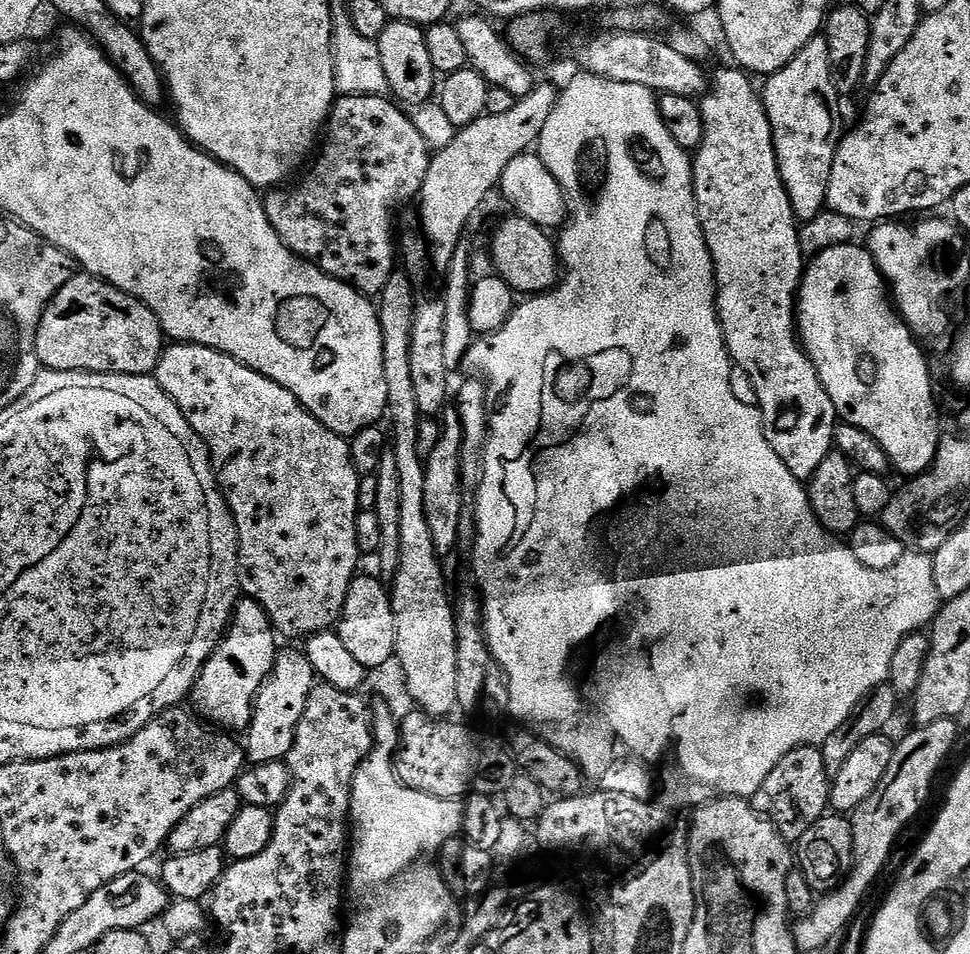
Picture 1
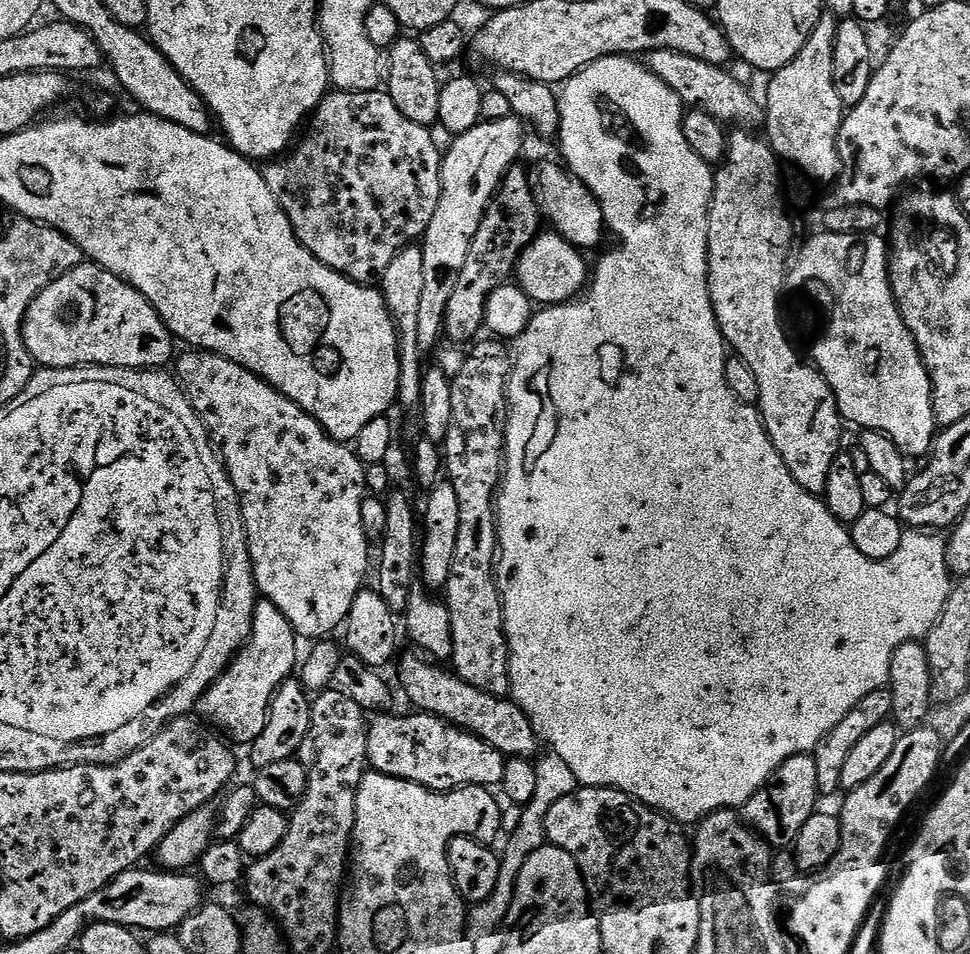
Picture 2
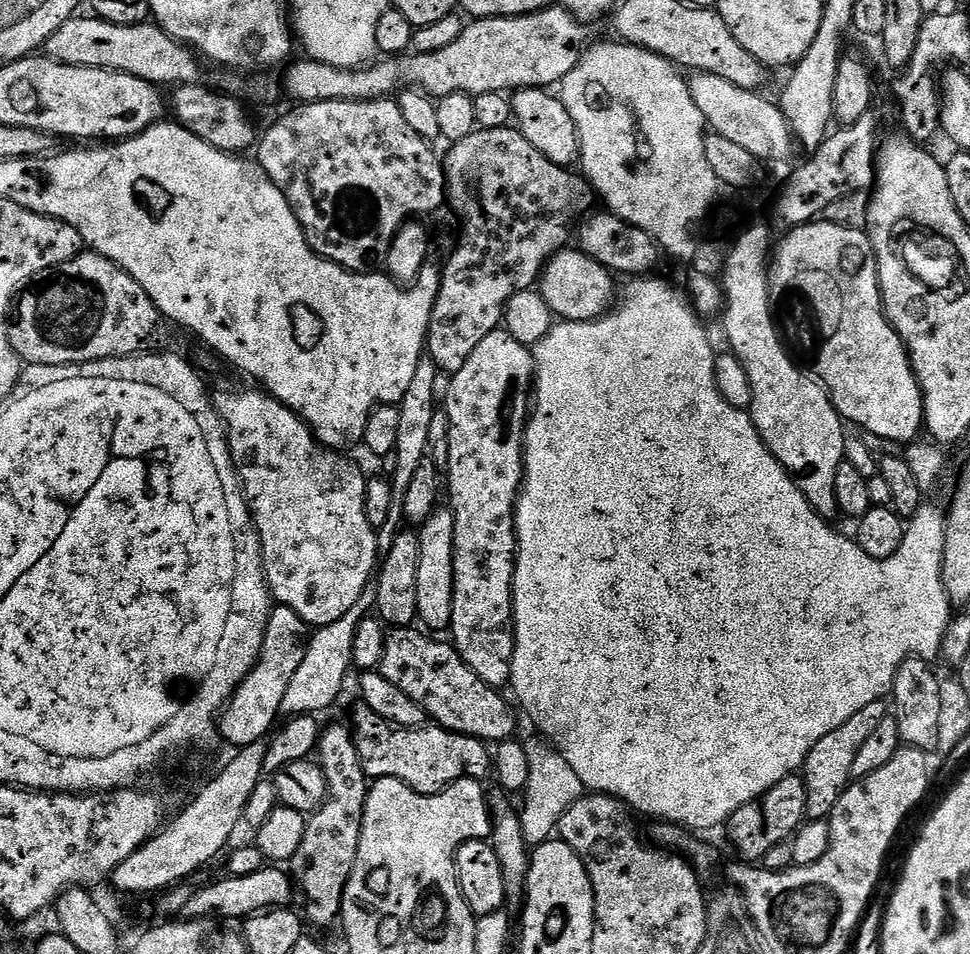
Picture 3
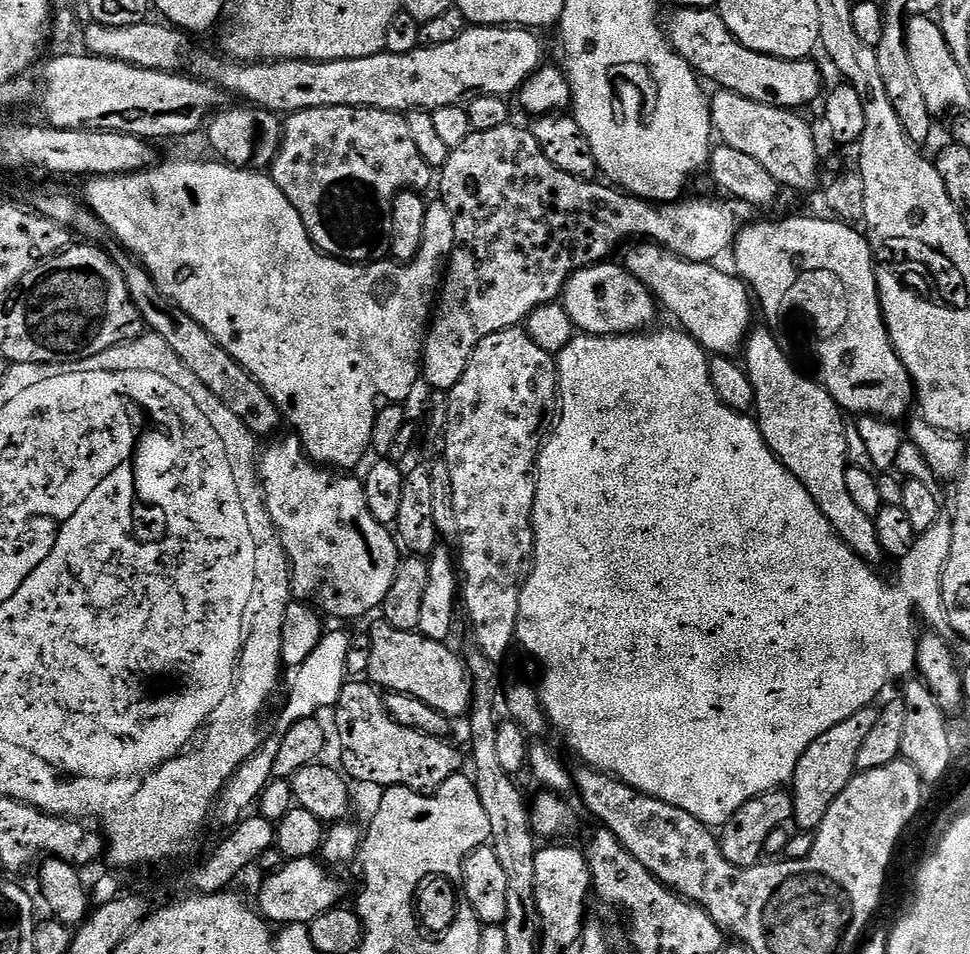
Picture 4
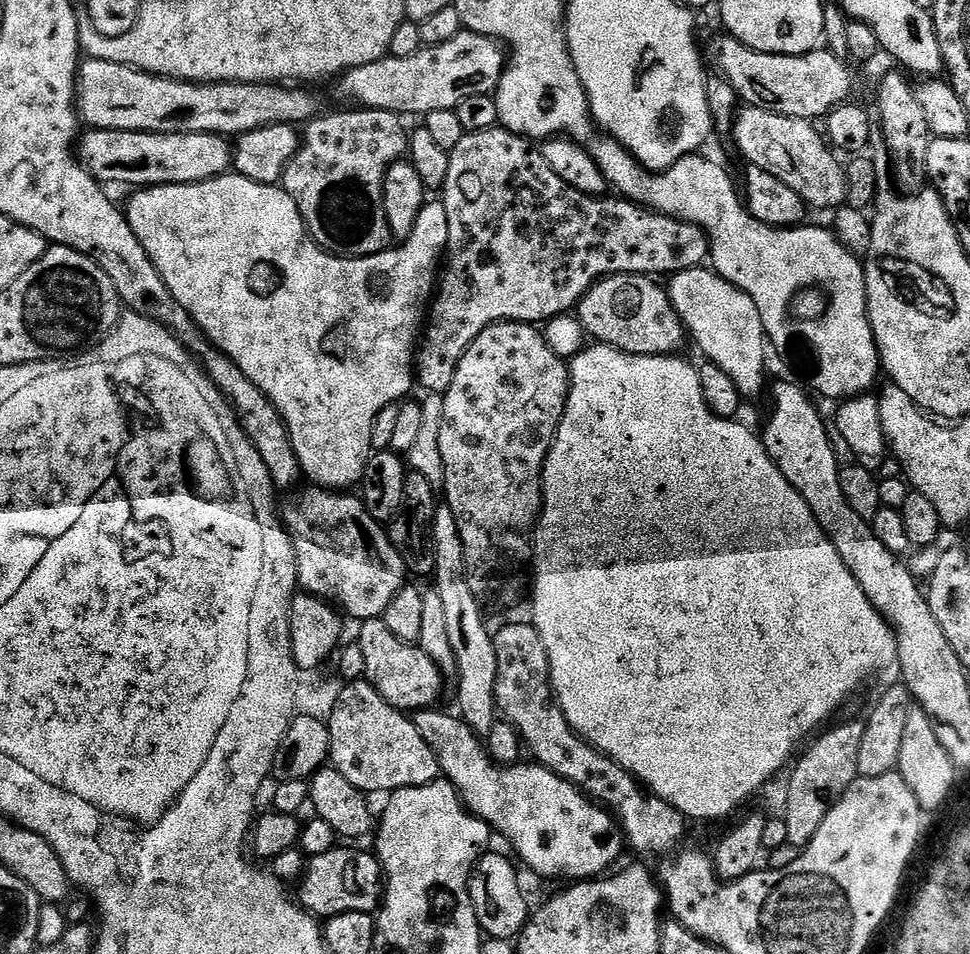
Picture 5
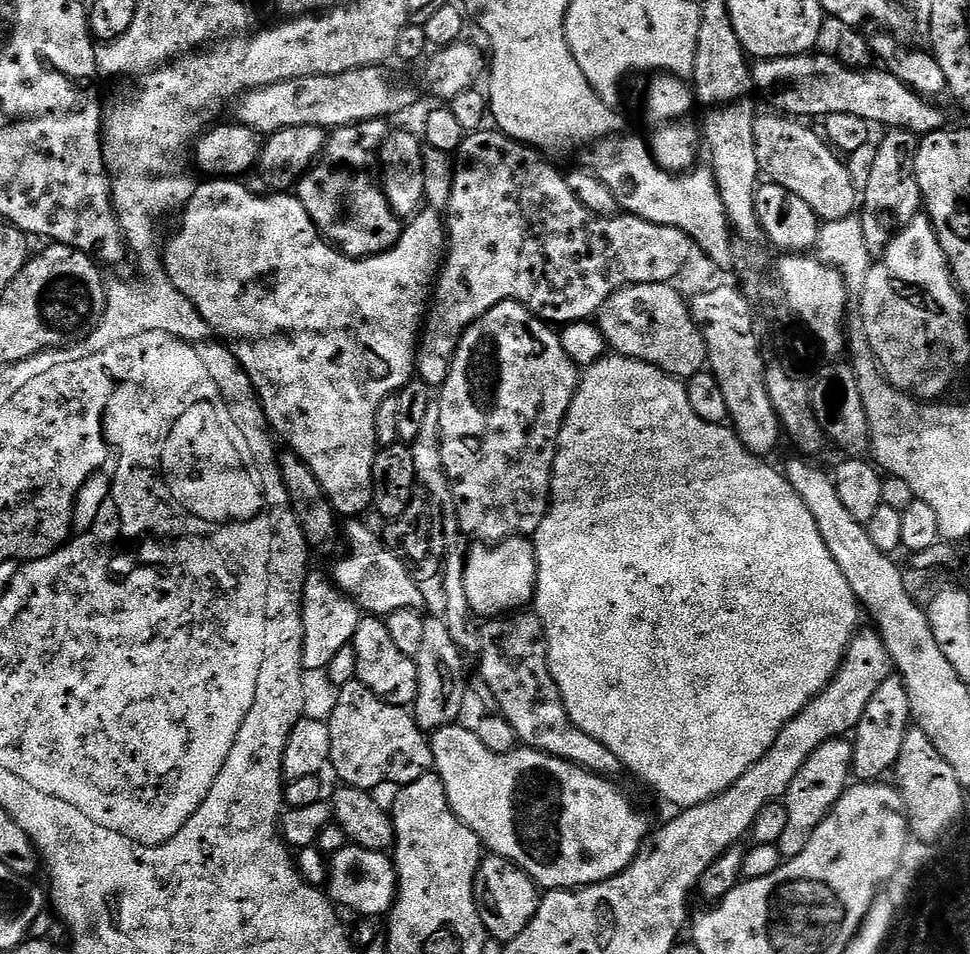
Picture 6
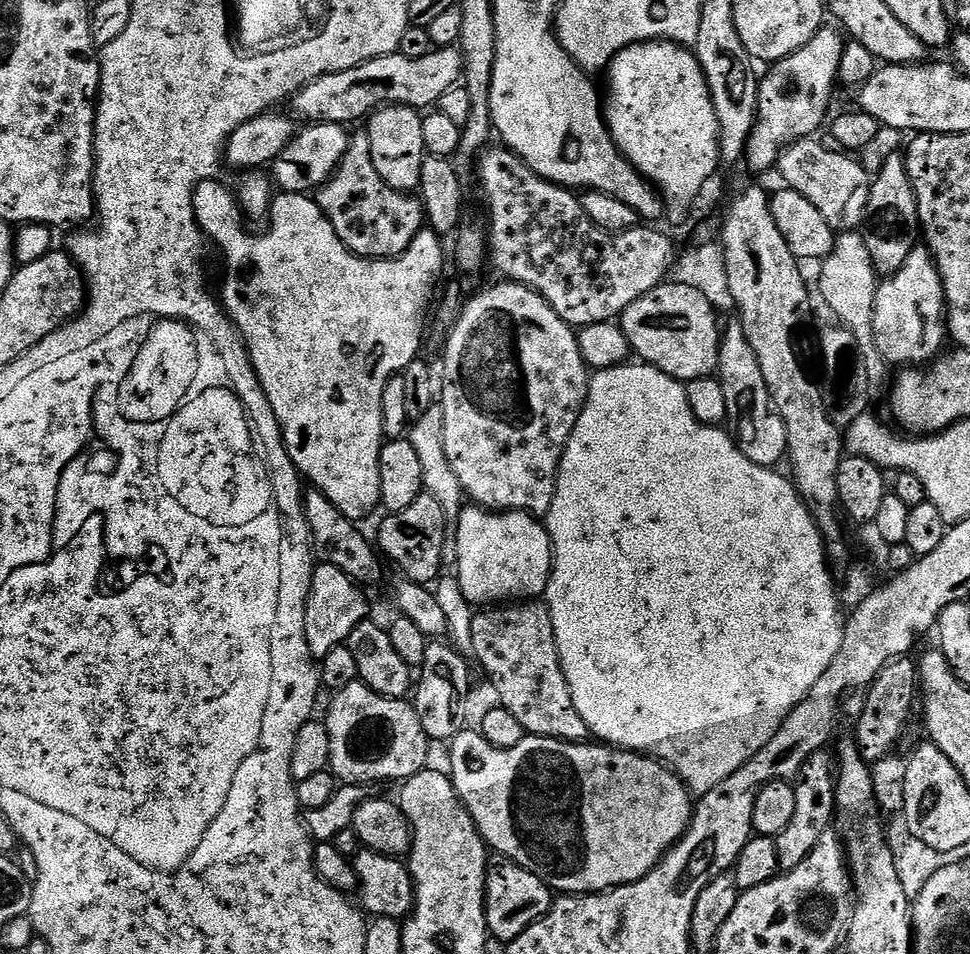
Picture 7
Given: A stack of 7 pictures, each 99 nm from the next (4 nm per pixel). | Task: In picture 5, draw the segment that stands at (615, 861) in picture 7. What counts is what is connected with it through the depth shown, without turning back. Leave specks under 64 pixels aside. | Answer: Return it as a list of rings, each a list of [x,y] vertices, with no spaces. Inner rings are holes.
[[[421,710],[415,713],[414,719],[420,727],[422,738],[426,738],[428,745],[436,751],[443,779],[455,786],[465,808],[473,816],[485,820],[499,835],[501,832],[512,843],[513,850],[524,859],[526,867],[533,868],[540,876],[565,876],[568,882],[600,878],[611,869],[608,867],[620,856],[622,833],[607,808],[589,800],[575,784],[558,778],[558,774],[546,770],[540,764],[517,762],[511,766],[501,766],[495,763],[488,755],[481,737],[459,715],[447,716],[444,712],[436,711]]]

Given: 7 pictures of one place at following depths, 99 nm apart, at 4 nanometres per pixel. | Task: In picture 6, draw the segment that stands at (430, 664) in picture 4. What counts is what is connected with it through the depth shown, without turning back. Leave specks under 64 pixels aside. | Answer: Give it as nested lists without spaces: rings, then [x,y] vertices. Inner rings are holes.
[[[361,615],[351,645],[358,661],[356,679],[360,683],[366,685],[378,698],[394,706],[408,708],[415,705],[418,694],[418,666],[413,657],[398,650],[398,645],[390,639],[390,630],[386,630],[381,617]]]

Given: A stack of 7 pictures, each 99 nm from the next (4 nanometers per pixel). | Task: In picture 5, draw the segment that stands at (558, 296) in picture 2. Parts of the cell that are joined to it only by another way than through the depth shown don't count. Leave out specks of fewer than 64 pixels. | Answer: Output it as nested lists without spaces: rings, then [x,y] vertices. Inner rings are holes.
[[[606,276],[597,280],[579,302],[580,325],[593,341],[607,344],[620,352],[628,352],[631,356],[670,356],[679,353],[684,340],[686,344],[686,329],[678,318],[667,291],[656,284],[659,283],[651,276]]]

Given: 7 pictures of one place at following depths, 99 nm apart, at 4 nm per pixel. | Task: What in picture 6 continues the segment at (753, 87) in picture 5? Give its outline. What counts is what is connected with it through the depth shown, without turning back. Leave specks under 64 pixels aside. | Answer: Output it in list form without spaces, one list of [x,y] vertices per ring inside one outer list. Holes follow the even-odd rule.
[[[835,55],[779,56],[773,60],[757,59],[751,65],[752,82],[757,93],[769,96],[781,113],[792,118],[823,118],[830,114],[858,114],[869,125],[885,124],[885,129],[906,128],[909,132],[927,134],[945,127],[944,112],[939,103],[920,96],[910,86],[894,78],[891,70],[857,70],[841,64]]]

